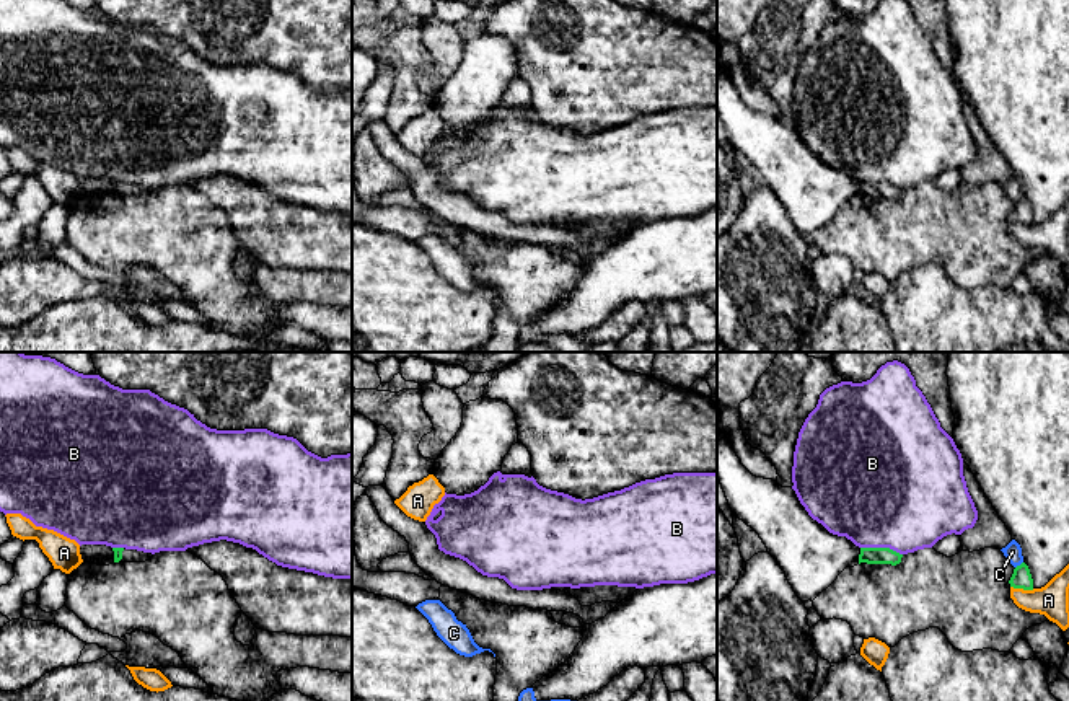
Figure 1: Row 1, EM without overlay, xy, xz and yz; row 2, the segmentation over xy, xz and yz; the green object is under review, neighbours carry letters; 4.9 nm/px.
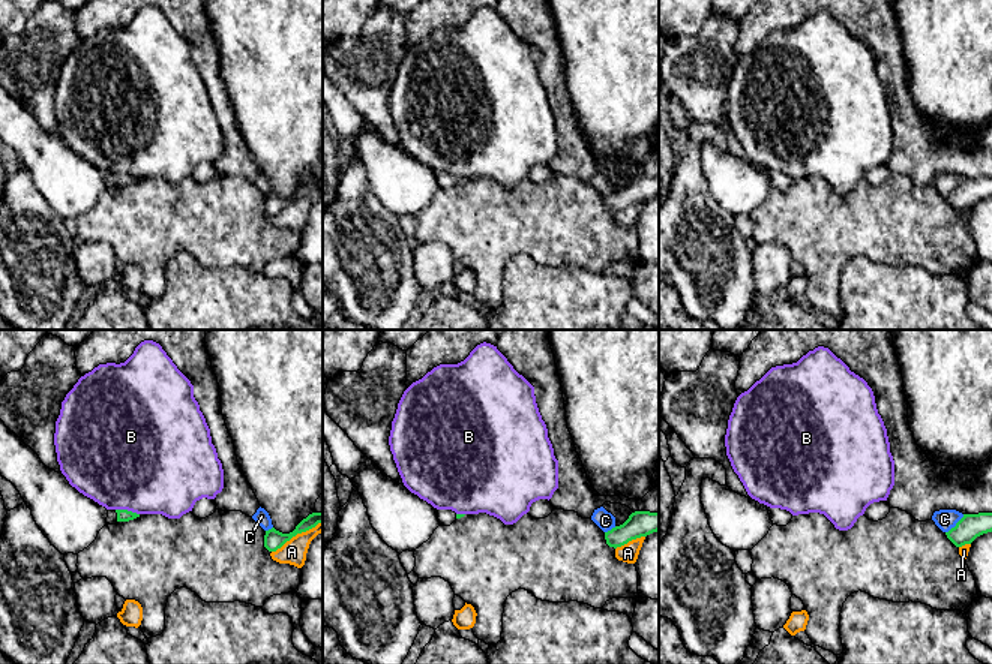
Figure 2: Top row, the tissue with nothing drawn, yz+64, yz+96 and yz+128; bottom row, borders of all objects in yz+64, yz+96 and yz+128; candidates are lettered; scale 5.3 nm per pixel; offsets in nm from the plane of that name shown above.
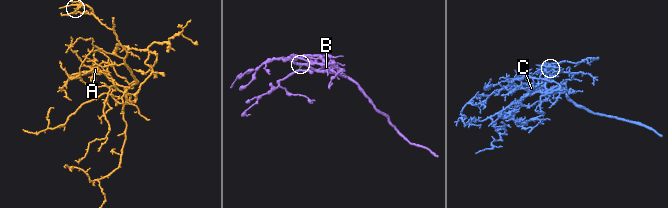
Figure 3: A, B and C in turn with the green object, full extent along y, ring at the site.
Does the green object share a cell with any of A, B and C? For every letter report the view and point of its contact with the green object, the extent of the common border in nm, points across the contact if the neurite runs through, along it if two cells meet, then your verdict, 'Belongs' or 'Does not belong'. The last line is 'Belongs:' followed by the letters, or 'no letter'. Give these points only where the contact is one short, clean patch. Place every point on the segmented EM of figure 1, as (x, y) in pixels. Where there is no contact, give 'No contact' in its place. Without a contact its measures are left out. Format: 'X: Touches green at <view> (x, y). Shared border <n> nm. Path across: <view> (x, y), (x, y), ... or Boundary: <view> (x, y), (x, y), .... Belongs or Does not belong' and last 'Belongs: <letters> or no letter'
A: Touches green at yz (1022, 587). Shared border 120 nm. Does not belong
B: Touches green at yz (882, 548). Shared border 220 nm. Boundary: yz (861, 546), (888, 546), (901, 555). Does not belong
C: Touches green at yz (1020, 564). Shared border 50 nm. Does not belong
Belongs: no letter

